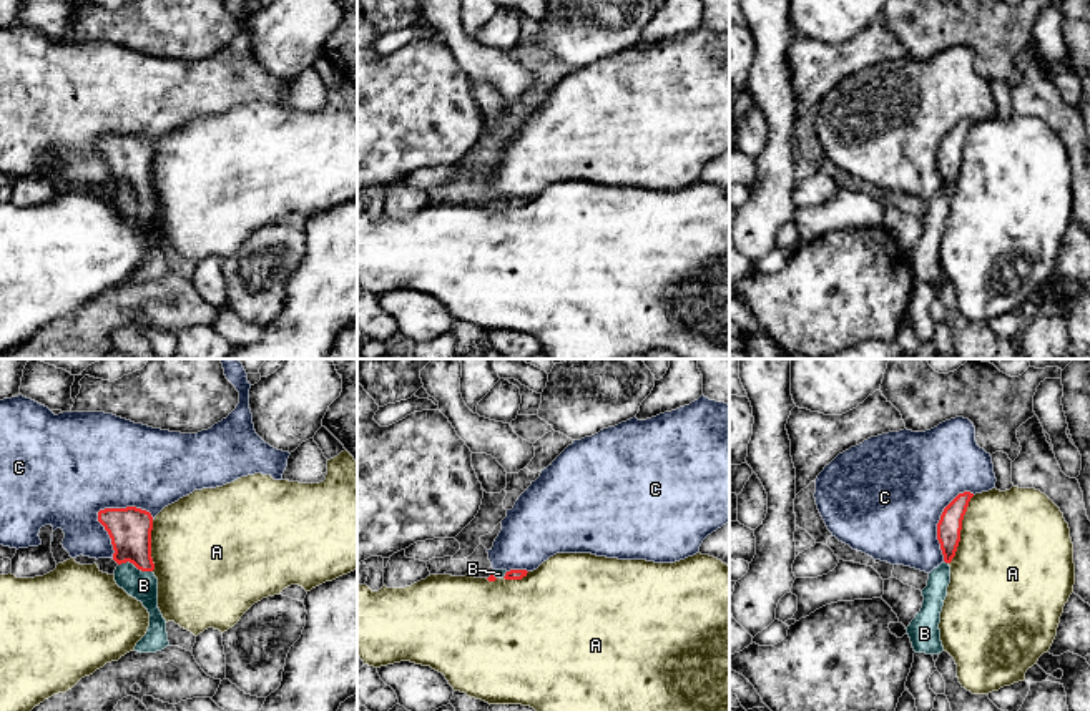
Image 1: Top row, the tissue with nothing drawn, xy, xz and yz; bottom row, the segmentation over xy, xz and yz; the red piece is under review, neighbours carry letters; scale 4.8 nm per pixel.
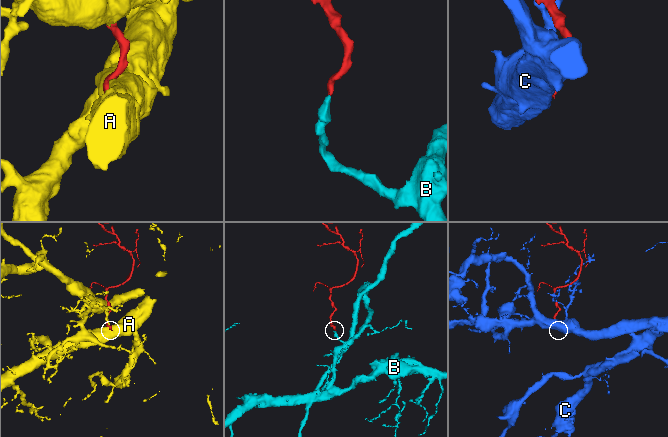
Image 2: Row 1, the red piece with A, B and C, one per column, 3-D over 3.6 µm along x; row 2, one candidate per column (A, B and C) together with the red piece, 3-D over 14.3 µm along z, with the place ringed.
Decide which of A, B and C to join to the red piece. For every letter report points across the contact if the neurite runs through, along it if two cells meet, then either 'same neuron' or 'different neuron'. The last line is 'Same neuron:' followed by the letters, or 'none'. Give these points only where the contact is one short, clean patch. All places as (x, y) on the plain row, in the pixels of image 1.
A: different neuron
B: across xy (130, 156), (135, 193), (135, 205), (143, 213) | same neuron
C: different neuron
Same neuron: B

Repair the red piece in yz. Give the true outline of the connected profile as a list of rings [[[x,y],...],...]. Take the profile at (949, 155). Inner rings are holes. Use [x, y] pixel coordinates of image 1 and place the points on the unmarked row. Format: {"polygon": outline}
{"polygon": [[[970,120],[959,121],[942,140],[937,151],[937,168],[944,183],[944,189],[929,201],[927,214],[922,218],[922,236],[906,256],[916,281],[939,282],[944,279],[940,269],[940,239],[950,211],[949,191],[955,184],[962,148],[969,130],[974,125]]]}

